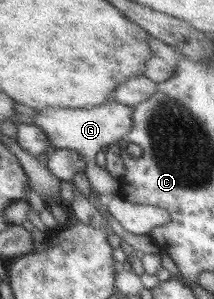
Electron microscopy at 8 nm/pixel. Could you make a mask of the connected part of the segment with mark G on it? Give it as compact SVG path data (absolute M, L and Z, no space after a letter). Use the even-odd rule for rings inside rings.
M111 100L106 104L92 108L55 108L37 109L35 125L40 127L47 136L49 149L69 149L81 156L86 163L84 174L90 189L100 197L112 197L119 194L119 181L95 163L95 154L103 152L115 141L120 141L132 128L132 107Z

